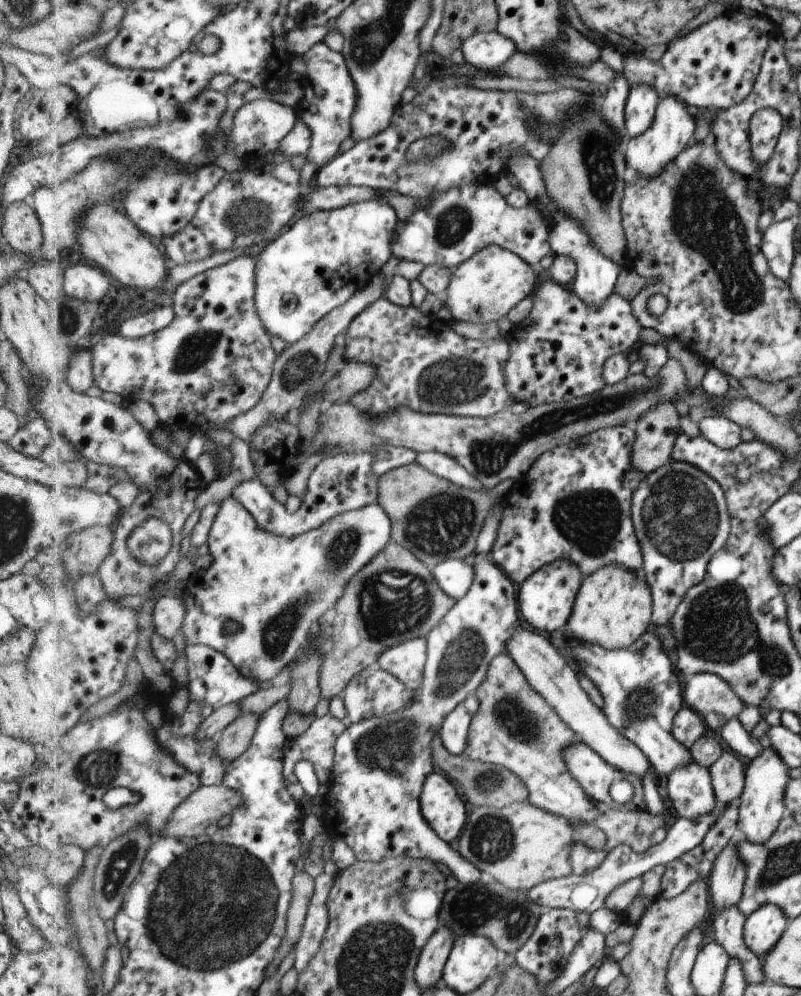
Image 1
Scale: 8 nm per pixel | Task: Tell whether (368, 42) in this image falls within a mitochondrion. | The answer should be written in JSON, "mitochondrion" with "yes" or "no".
{"mitochondrion":"yes"}

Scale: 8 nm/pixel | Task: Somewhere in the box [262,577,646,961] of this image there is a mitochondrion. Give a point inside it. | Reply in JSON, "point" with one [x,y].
{"point":[391,749]}

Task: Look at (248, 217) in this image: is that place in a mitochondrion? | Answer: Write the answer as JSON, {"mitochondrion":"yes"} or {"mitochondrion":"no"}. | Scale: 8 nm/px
{"mitochondrion":"yes"}

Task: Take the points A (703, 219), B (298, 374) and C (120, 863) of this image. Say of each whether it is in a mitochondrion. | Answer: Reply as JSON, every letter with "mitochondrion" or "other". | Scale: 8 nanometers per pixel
{"A":"mitochondrion","B":"mitochondrion","C":"mitochondrion"}

